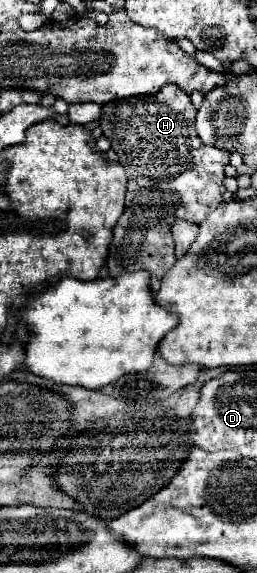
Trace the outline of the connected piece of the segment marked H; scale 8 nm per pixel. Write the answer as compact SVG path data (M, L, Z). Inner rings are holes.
M164 85L158 93L146 97L128 97L102 107L100 129L110 139L120 165L126 169L128 191L126 211L114 227L108 249L110 275L128 271L148 271L150 289L156 293L164 273L174 265L174 243L170 219L180 217L202 223L224 199L224 167L230 153L202 145L194 131L196 107L176 85Z

